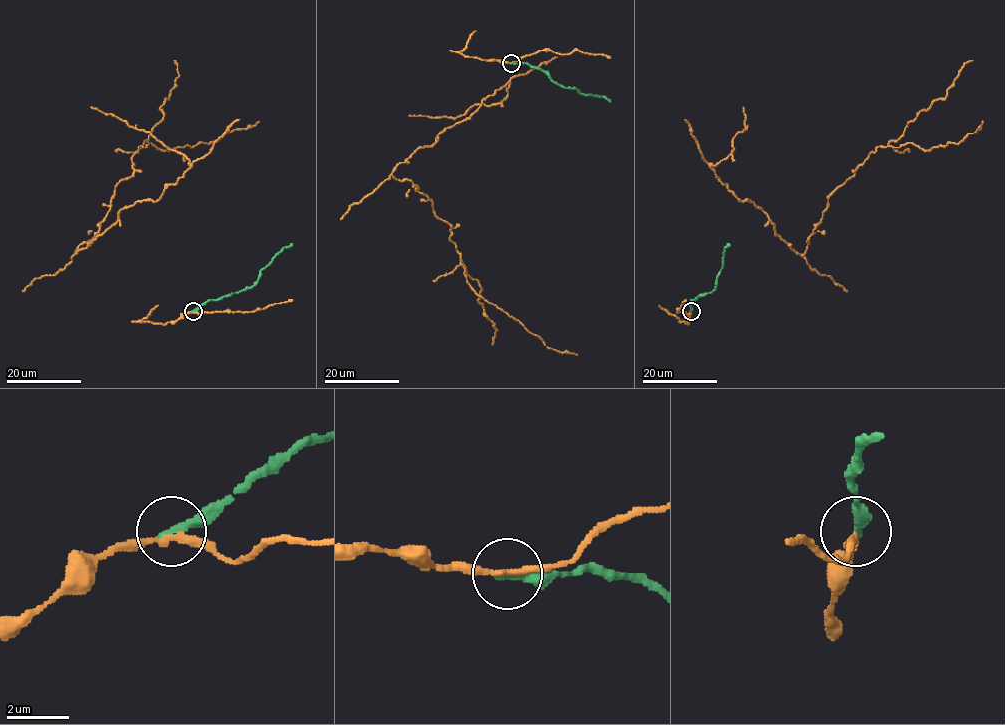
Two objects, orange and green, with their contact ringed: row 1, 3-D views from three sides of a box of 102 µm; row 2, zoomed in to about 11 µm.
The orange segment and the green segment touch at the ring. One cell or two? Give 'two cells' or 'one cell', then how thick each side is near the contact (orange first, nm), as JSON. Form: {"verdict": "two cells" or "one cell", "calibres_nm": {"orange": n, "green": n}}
{"verdict": "two cells", "calibres_nm": {"orange": 200, "green": 280}}

